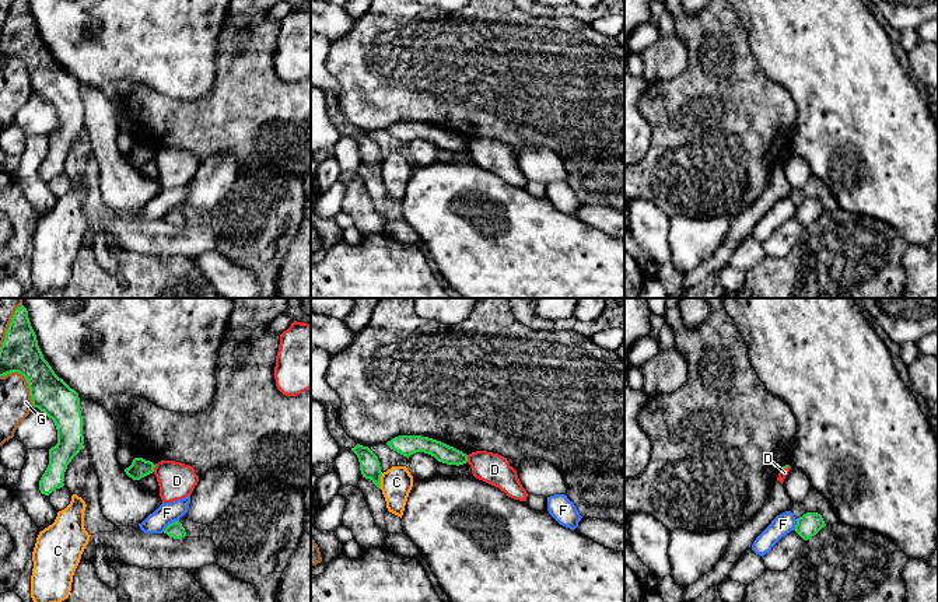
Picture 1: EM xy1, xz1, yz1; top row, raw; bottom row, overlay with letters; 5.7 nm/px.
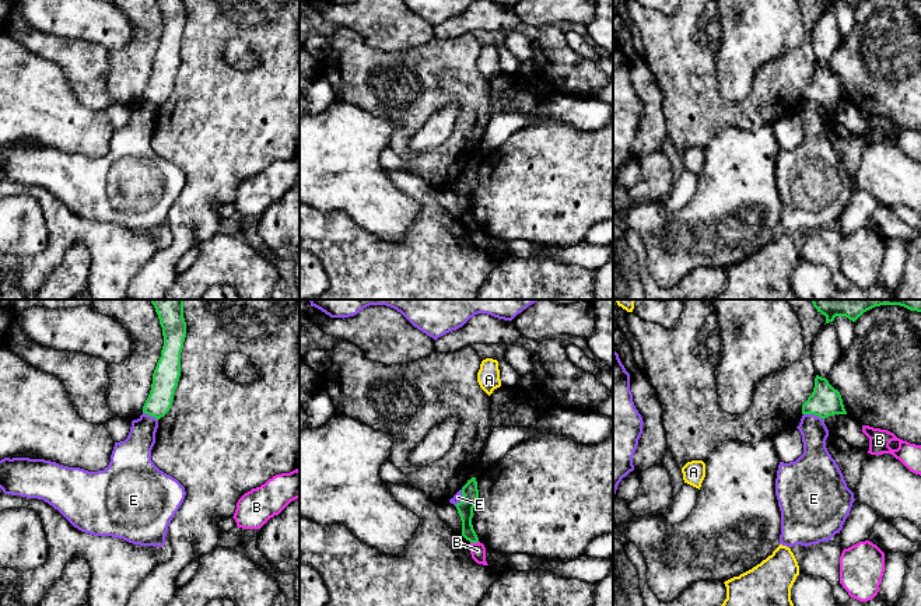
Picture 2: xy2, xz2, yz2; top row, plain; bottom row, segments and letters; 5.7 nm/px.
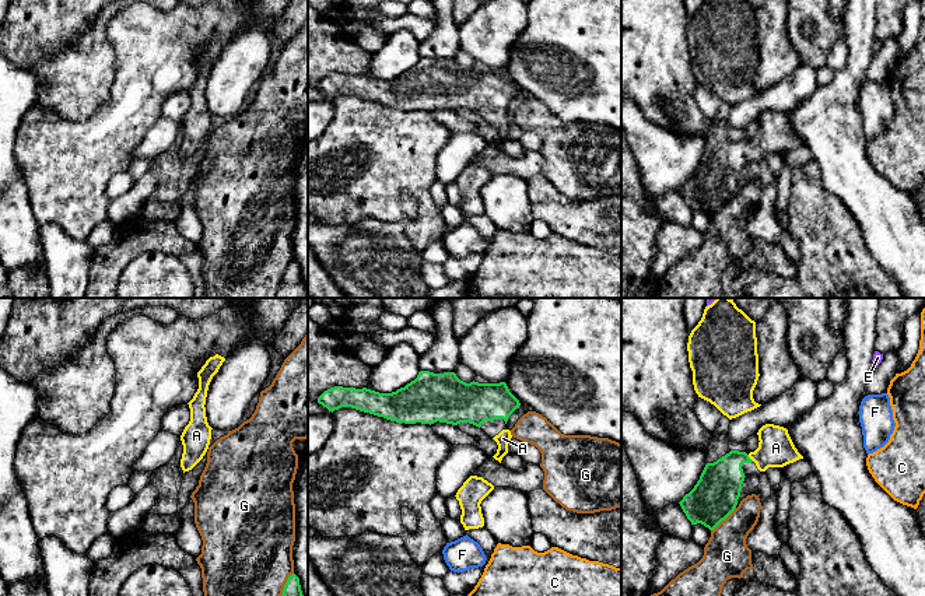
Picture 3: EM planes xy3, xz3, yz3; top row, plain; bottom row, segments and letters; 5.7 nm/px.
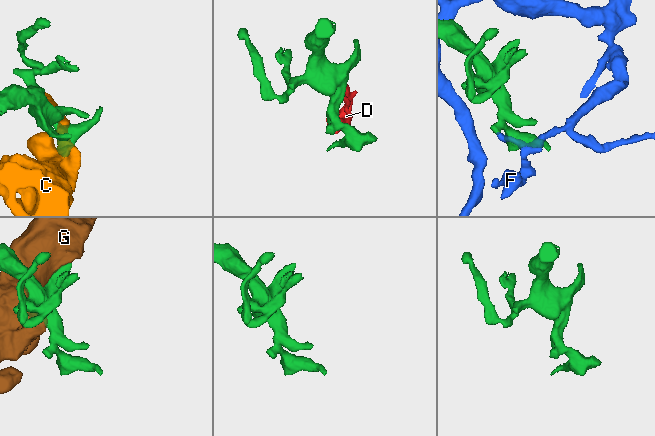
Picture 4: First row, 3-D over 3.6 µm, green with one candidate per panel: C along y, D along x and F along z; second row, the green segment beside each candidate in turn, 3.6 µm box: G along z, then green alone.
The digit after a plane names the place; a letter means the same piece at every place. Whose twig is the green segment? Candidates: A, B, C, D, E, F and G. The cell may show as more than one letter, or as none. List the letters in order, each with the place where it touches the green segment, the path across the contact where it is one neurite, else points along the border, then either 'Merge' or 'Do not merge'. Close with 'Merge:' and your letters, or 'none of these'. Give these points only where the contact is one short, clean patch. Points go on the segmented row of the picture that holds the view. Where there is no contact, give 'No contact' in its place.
A: Touches green at yz3 (749, 458). Path across: yz3 (718, 488), (726, 473), (749, 458), (764, 456), (775, 448). Merge
B: Touches green at xz2 (473, 542). Boundary: xz2 (477, 540), (470, 543). Do not merge
C: Touches green at xz1 (380, 480). Boundary: xz1 (382, 473), (380, 487). Do not merge
D: Touches green at xy1 (154, 466). Boundary: xy1 (156, 465), (153, 471). Do not merge
E: Touches green at yz2 (813, 413). Boundary: yz2 (804, 413), (812, 413), (823, 420). Do not merge
F: Touches green at xy1 (170, 524). Do not merge
G: Touches green at xy1 (25, 378). Do not merge
Merge: A

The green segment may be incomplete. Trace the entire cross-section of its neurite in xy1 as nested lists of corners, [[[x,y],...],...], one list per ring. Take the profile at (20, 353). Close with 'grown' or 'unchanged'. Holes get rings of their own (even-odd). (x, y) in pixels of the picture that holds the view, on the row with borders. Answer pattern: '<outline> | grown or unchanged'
[[[20,305],[0,347],[0,377],[21,374],[28,384],[32,406],[53,420],[57,444],[49,449],[49,465],[39,490],[49,496],[64,486],[64,472],[84,444],[78,393],[59,378],[38,346],[28,311]]] | unchanged

